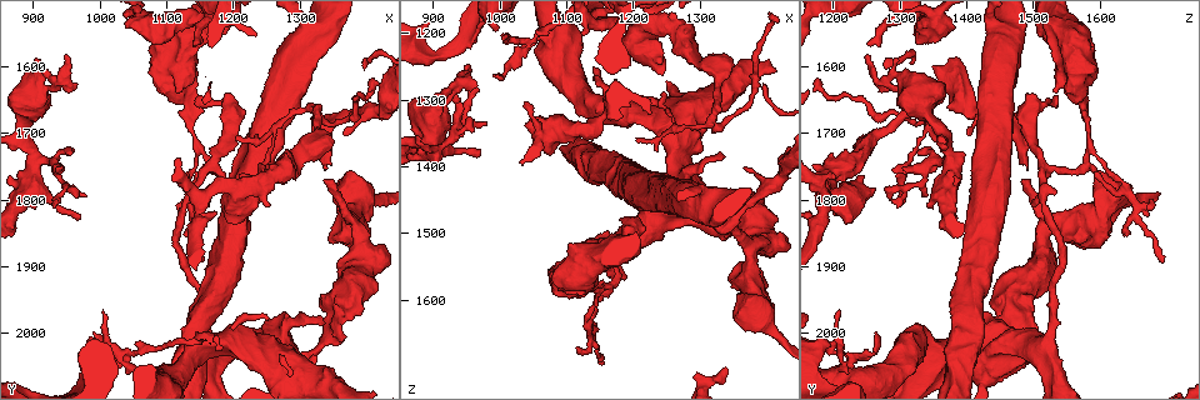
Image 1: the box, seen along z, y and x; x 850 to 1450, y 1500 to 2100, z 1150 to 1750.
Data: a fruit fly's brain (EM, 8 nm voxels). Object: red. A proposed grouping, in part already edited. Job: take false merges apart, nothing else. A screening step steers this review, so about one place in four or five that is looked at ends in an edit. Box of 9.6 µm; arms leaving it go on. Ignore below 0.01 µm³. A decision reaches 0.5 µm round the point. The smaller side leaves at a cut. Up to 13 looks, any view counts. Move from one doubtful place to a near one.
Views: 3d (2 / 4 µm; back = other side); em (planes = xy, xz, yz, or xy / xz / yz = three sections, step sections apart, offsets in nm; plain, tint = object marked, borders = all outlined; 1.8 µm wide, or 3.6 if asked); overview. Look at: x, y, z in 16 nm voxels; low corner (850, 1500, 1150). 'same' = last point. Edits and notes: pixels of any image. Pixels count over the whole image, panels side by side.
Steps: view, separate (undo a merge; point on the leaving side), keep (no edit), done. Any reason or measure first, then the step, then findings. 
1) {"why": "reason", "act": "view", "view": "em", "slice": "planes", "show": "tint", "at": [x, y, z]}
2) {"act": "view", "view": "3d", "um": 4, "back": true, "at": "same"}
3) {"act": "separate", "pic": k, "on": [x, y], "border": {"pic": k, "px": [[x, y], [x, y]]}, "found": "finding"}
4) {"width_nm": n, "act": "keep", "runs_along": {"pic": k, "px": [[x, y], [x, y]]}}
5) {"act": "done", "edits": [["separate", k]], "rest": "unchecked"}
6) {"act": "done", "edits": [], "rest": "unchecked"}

{"why": "arms part here", "act": "view", "view": "3d", "um": 2, "at": [1320, 1670, 1335]}

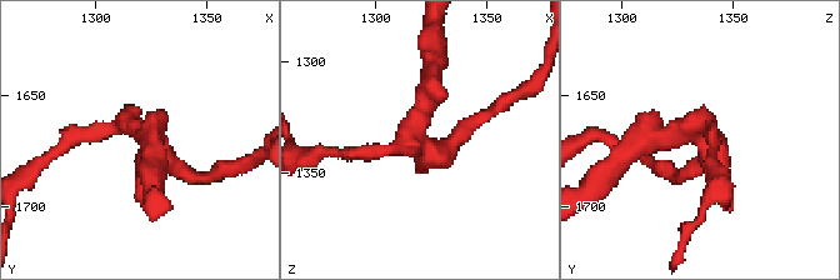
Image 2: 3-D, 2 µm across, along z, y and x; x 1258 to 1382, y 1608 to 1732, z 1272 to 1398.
{"act": "view", "view": "em", "slice": "xz", "step": 4, "show": "tint", "at": [1318, 1668, 1332]}

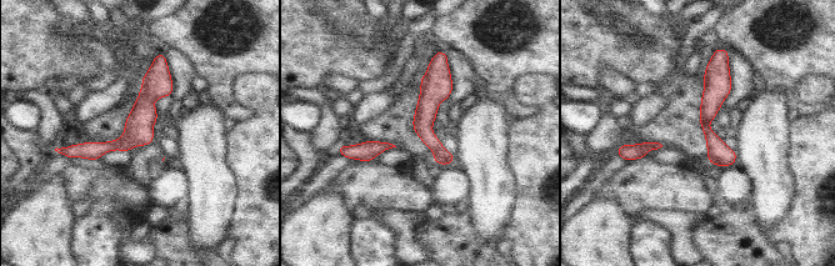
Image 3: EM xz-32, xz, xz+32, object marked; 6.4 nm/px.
{"act": "view", "view": "em", "slice": "planes", "show": "tint", "at": "same"}

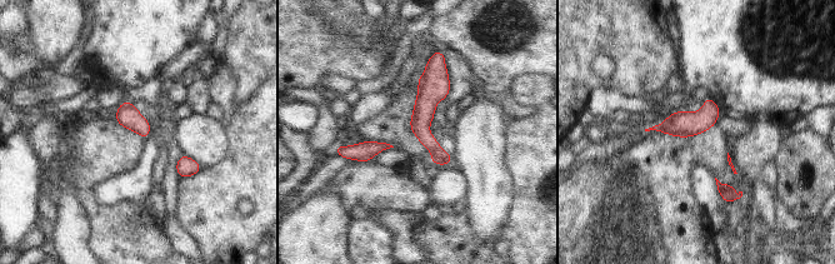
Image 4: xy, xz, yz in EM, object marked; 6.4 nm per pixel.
{"width_nm": 140, "act": "keep", "runs_along": {"pic": 4, "px": [[436, 58], [424, 135], [443, 162]]}, "found": "continuous, no second neuron"}

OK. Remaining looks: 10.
{"why": "two arms in line, one across", "act": "view", "view": "em", "um": 3.6, "slice": "yz", "step": 4, "show": "tint", "at": [1210, 1785, 1190]}

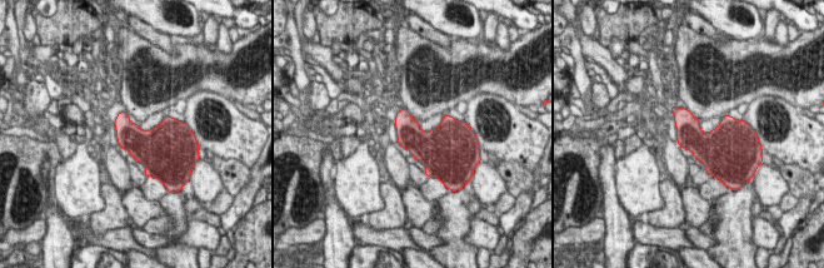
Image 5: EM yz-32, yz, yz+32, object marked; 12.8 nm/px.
{"act": "keep", "found": "continuous, no second neuron"}

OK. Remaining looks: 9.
{"why": "closes a loop", "act": "view", "view": "3d", "um": 4, "at": [1165, 1750, 1575]}

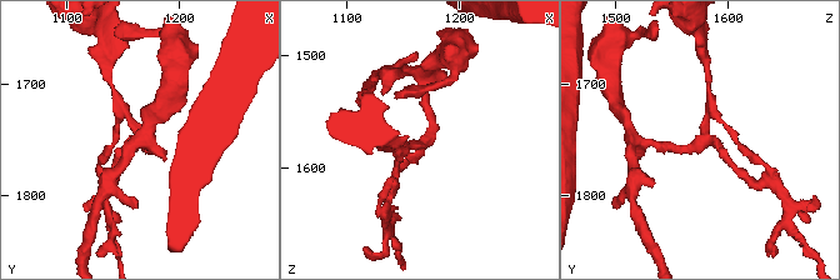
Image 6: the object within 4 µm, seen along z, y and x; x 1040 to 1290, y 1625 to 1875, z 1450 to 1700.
{"act": "view", "view": "em", "slice": "xz", "step": 4, "show": "tint", "at": [1168, 1748, 1578]}

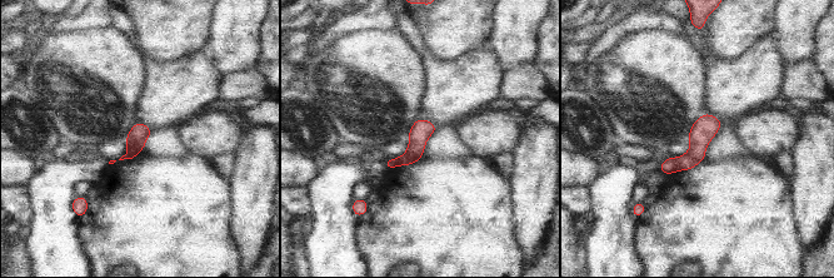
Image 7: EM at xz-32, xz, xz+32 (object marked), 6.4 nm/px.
{"why": "cut it another way", "act": "view", "view": "em", "slice": "planes", "show": "borders", "at": "same"}

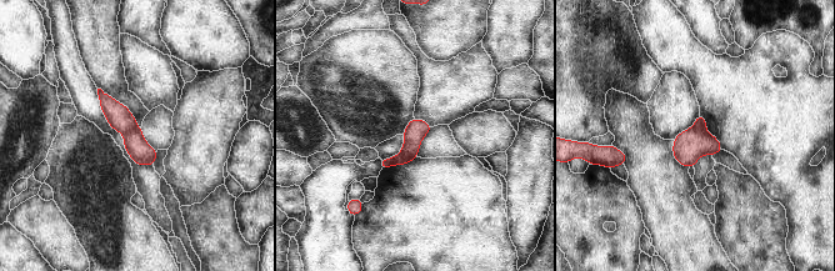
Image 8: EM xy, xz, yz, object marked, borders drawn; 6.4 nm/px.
{"width_nm": 140, "act": "separate", "pic": 8, "on": [119, 116], "border": {"pic": 8, "px": [[136, 126], [124, 135]]}, "found": "two neurons meet here"}

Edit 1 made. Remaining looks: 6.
{"act": "view", "view": "em", "um": 3.6, "slice": "planes", "show": "plain", "at": [1400, 1870, 1510]}

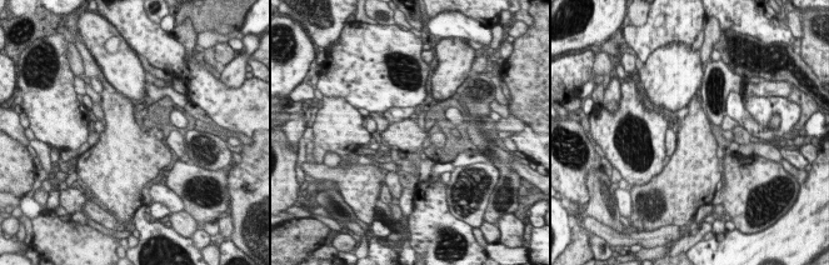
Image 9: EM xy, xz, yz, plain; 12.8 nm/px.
{"why": "where the object lies", "act": "view", "view": "em", "um": 3.6, "slice": "planes", "show": "tint", "at": "same"}

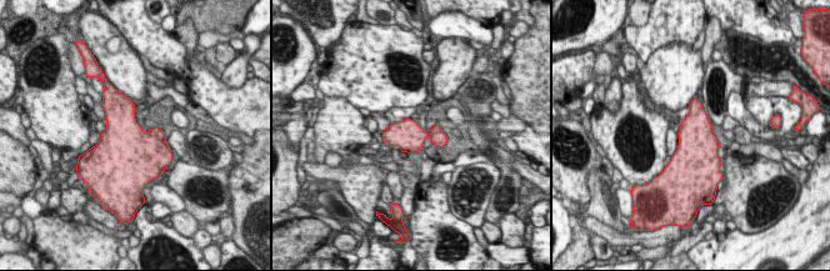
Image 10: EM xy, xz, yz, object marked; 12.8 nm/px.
{"width_nm": 380, "act": "keep", "found": "all the same neuron"}

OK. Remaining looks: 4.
{"why": "sudden change in width", "act": "view", "view": "em", "slice": "planes", "show": "tint", "at": [1030, 2040, 1225]}

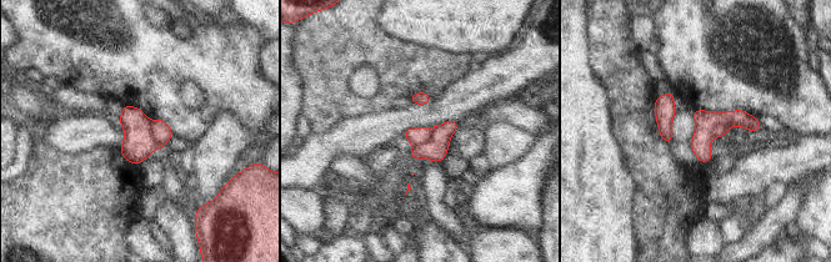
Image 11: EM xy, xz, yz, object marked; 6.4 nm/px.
{"width_nm": 170, "act": "separate", "pic": 11, "on": [161, 132], "border": {"pic": 11, "px": [[150, 121], [151, 136], [161, 146]]}, "found": "two neurons meet here"}

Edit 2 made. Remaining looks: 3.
{"act": "done", "edits": [["separate", 8], ["separate", 11]], "rest": "unchecked"}

